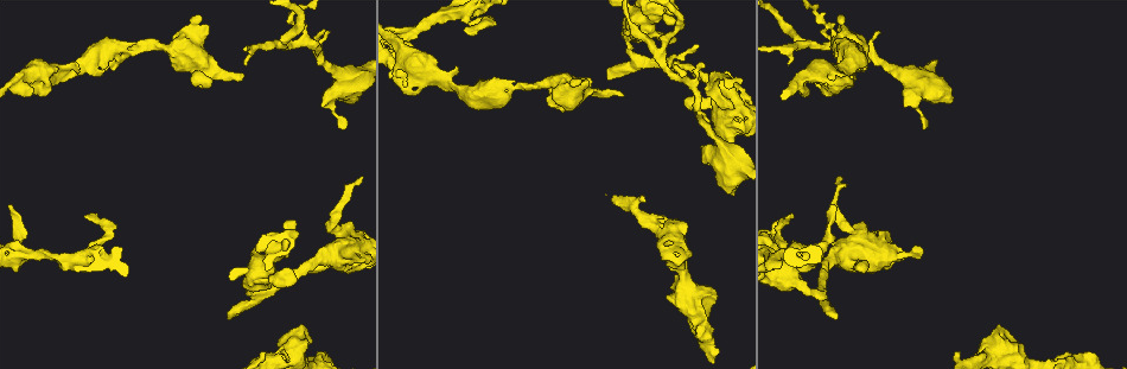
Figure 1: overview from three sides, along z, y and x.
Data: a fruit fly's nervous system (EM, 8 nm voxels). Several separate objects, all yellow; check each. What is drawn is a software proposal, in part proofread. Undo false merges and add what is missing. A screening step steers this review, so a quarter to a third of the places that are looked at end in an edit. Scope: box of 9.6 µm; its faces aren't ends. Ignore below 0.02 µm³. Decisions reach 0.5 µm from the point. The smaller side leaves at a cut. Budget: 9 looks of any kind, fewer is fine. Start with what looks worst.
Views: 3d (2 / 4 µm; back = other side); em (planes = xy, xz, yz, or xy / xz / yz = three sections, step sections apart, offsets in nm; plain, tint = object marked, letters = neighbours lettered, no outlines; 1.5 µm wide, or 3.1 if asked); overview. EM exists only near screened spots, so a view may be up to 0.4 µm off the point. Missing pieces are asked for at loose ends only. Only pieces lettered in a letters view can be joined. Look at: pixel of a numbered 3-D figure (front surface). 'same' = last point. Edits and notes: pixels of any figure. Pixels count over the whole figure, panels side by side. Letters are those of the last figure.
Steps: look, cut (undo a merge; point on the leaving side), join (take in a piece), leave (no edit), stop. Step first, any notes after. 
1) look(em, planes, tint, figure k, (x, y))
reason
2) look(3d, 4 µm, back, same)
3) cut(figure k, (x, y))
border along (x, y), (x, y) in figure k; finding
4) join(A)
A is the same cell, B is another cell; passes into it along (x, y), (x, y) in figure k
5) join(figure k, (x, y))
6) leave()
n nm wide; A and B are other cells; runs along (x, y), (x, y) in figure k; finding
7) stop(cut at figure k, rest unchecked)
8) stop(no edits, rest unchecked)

look(3d, 2 µm, figure 1, (606, 75))
an open end

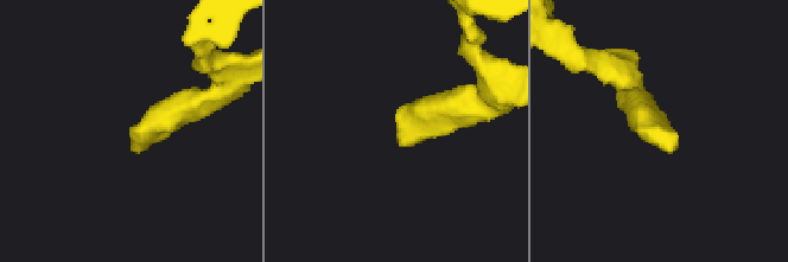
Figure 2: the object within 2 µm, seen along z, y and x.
look(em, yz, step 4, letters, figure 2, (136, 151))

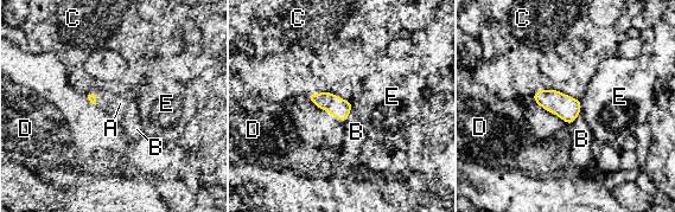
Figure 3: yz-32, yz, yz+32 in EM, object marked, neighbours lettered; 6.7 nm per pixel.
look(em, planes, letters, same)

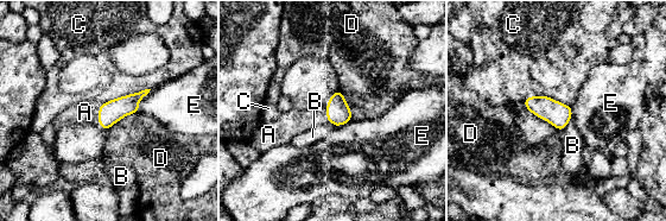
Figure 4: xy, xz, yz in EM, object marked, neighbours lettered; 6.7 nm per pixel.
join(A)
D touches over 240 nm; A is the same cell, B, C, D and E are other cells; the neuron continues

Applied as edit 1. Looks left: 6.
look(em, planes, letters, figure 1, (626, 28))
branch stops here

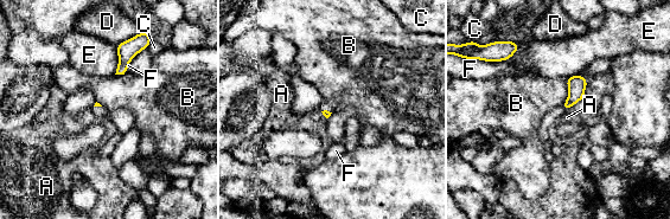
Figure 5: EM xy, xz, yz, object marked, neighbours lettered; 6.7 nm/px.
leave()
A, B, C, D, E and F are other cells; border along (566, 79), (567, 98), (560, 105) in figure 5; no lettered piece goes on from it

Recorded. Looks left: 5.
look(3d, 2 µm, figure 1, (924, 130))
thin end

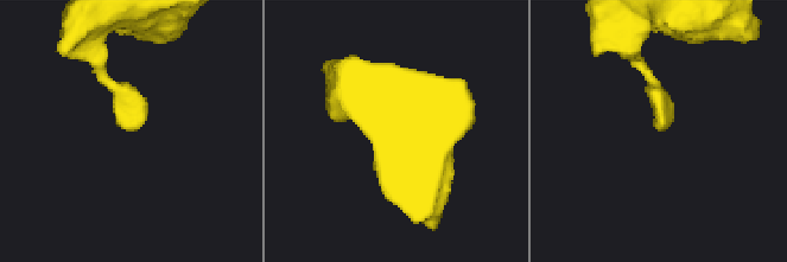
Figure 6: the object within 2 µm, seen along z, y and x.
look(em, planes, letters, figure 6, (654, 126))

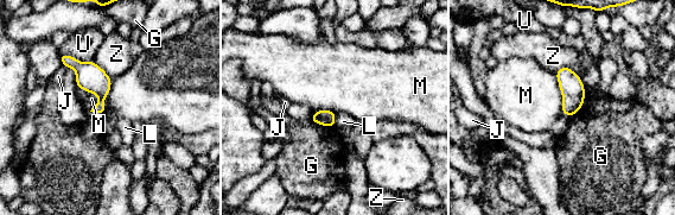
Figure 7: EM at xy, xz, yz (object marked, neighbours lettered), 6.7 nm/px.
leave()
G, J, L, M, U and Z are other cells; border along (554, 74), (561, 95), (562, 112) in figure 7; no lettered piece goes on from it

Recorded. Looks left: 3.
look(3d, 4 µm, figure 1, (565, 107))
free end

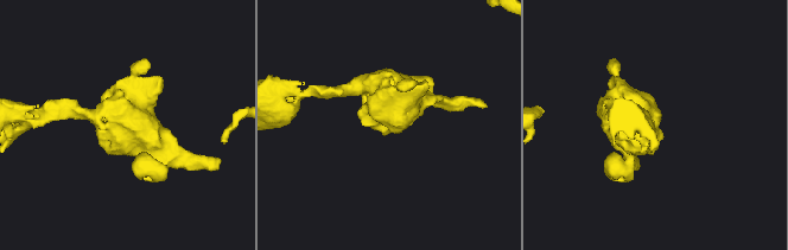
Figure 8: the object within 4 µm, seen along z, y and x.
look(em, xz, step 4, tint, figure 8, (127, 148))

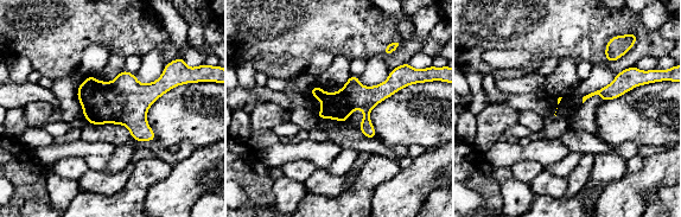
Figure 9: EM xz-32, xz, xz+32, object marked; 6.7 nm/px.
look(em, xz, step 4, letters, same)

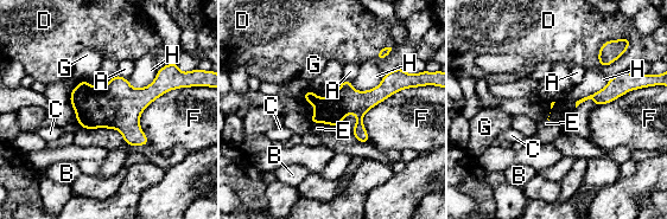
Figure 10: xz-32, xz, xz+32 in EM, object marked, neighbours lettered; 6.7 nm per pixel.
leave()
A, B, C, D, E, F, G and H are other cells; border along (383, 75), (373, 88), (351, 87) in figure 10; no lettered piece goes on from it

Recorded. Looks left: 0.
stop(join at figure 4, rest unchecked)

